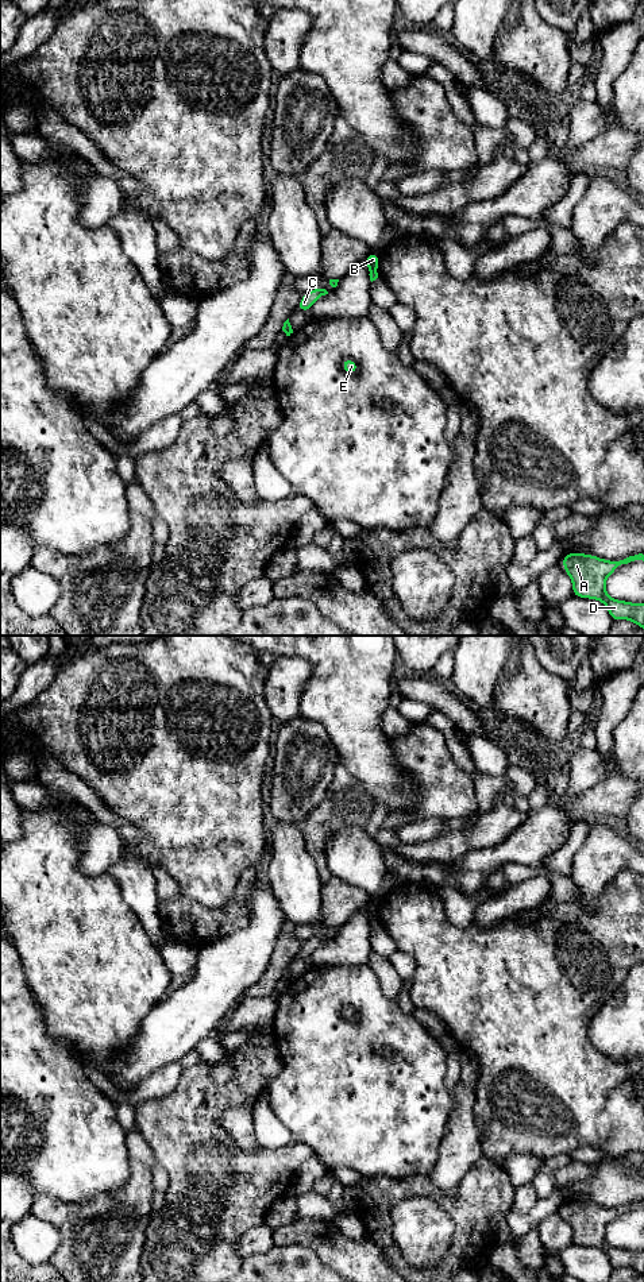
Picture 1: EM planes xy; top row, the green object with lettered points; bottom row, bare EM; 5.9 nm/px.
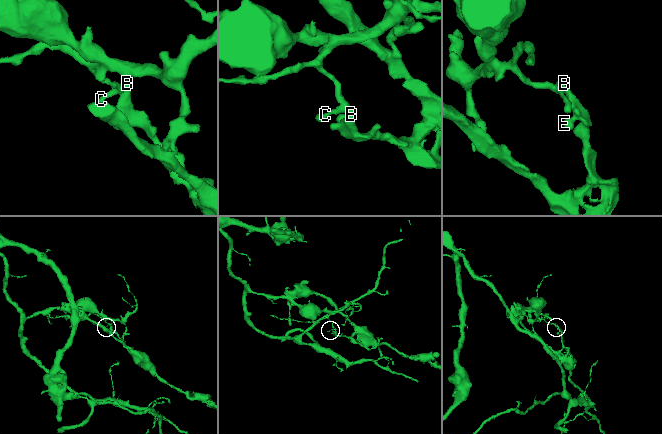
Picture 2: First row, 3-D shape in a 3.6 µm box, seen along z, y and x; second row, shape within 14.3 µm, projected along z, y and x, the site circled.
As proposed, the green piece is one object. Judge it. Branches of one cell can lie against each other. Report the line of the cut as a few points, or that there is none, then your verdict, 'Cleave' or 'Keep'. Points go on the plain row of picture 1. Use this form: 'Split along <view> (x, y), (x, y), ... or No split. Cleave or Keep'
Split along xy (376, 918), (370, 921). Cleave

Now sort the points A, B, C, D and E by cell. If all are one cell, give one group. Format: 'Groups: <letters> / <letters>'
Groups: A D E / B C

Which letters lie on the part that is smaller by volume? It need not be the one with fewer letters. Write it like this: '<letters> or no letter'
A, D, E

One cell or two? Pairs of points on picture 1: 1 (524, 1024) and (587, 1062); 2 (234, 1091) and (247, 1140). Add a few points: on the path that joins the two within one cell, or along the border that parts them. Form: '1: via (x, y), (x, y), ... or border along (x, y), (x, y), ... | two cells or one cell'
1: via (540, 1041), (562, 1062), (571, 1062) | one cell
2: border along (255, 1100), (223, 1115), (220, 1126), (228, 1139) | two cells

